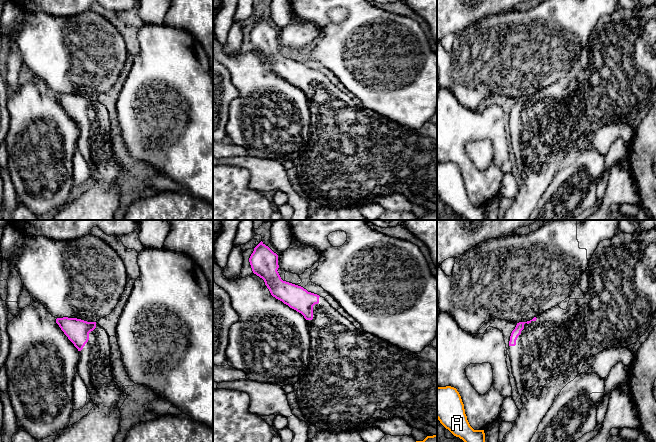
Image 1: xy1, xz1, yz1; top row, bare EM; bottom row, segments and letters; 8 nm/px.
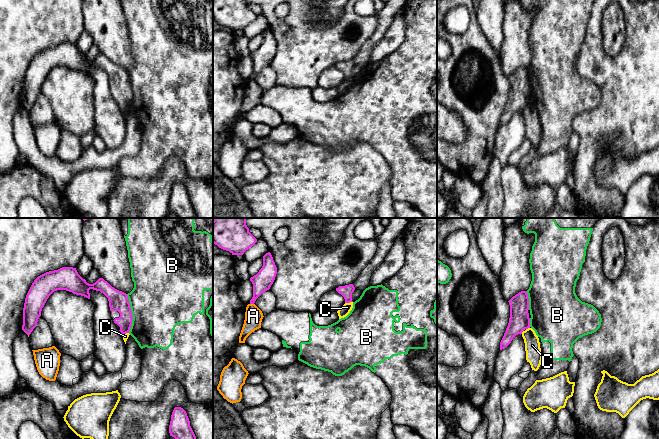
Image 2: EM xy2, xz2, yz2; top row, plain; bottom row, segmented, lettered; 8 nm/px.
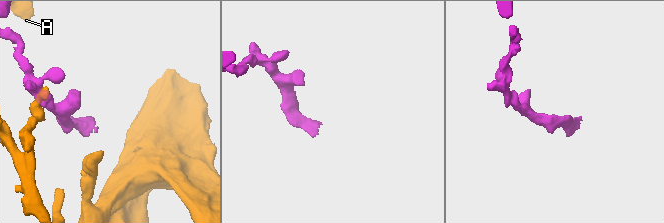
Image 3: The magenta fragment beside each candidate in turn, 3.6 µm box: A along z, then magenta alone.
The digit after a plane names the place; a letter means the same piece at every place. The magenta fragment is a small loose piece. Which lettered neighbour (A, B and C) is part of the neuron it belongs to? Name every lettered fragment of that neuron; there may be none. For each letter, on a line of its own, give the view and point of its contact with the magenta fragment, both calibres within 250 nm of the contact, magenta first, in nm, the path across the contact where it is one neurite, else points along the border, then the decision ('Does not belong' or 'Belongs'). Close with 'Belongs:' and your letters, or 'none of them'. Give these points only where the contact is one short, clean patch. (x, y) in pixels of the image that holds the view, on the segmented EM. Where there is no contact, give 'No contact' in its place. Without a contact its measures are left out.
A: Touches magenta at xz2 (252, 303). Thickness 160 nm (magenta) against 140 nm. Boundary: xz2 (250, 303), (253, 304). Does not belong
B: Touches magenta at xy2 (131, 313). Thickness 160 nm (magenta) against 480 nm. Boundary: xy2 (126, 294), (132, 316), (129, 332). Does not belong
C: Touches magenta at xz2 (348, 302). Thickness 100 nm (magenta) against 80 nm. Boundary: xz2 (352, 301), (345, 303). Does not belong
Belongs: none of them

